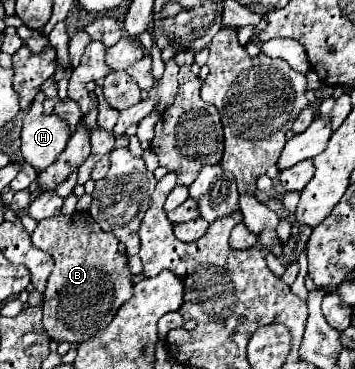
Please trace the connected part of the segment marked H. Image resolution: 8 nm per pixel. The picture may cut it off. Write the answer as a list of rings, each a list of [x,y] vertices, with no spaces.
[[[44,93],[36,95],[22,121],[22,157],[36,171],[50,167],[64,151],[70,131],[60,115],[46,115],[42,109]]]

